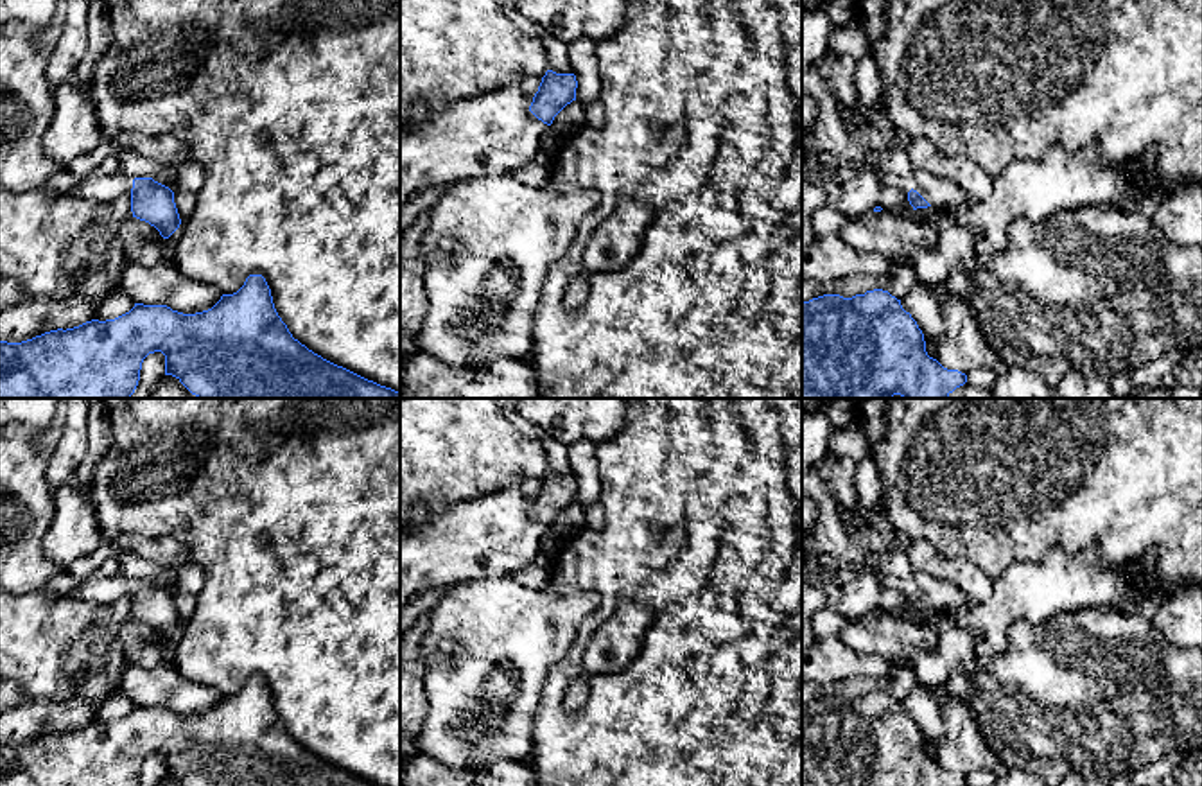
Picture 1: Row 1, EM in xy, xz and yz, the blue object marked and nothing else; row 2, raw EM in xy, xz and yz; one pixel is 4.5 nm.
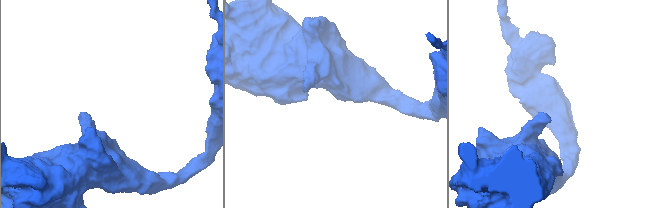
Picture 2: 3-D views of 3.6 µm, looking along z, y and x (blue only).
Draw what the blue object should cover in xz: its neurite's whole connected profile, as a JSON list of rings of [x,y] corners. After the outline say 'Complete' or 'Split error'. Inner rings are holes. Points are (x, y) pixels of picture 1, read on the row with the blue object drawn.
[[[547,70],[533,99],[522,86],[438,108],[416,131],[400,138],[400,208],[425,188],[443,188],[466,178],[511,176],[535,160],[554,117],[576,100],[574,74]]]. Split error

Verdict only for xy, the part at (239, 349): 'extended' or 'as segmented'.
as segmented

